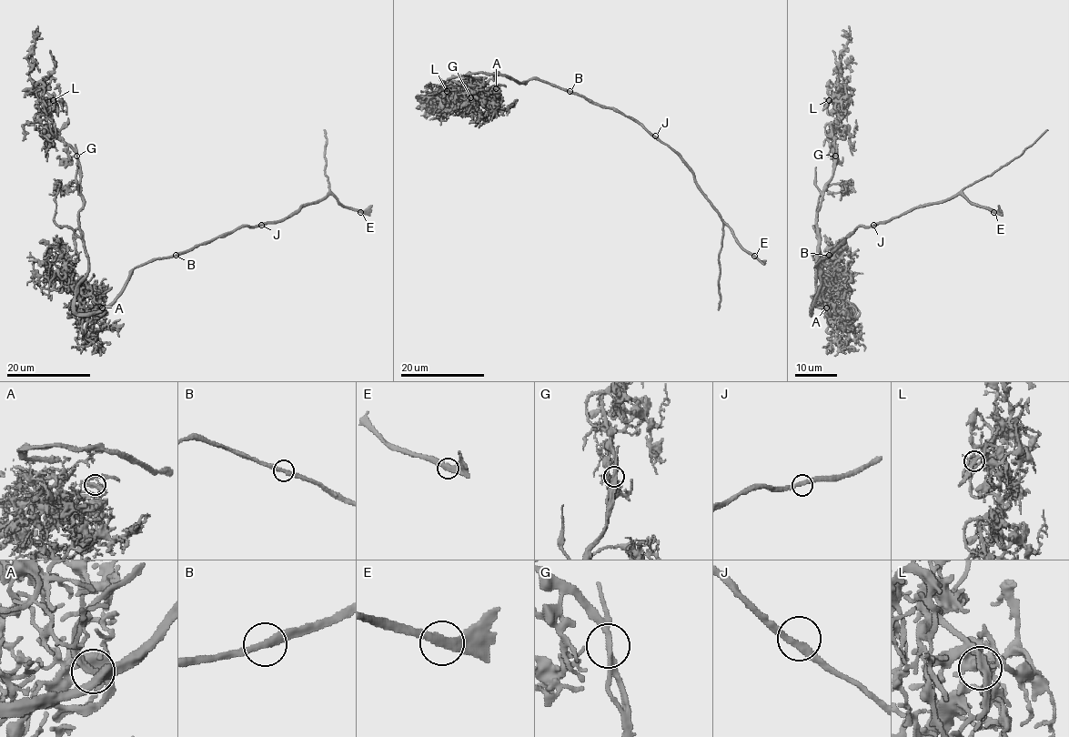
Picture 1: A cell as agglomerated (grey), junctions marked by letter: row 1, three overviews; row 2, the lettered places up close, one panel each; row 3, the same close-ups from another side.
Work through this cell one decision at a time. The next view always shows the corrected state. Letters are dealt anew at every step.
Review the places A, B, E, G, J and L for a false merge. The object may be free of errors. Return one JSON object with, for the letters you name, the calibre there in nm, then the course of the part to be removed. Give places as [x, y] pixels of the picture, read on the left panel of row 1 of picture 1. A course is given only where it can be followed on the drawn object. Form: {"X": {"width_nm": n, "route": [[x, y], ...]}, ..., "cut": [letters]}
{"cut": []}

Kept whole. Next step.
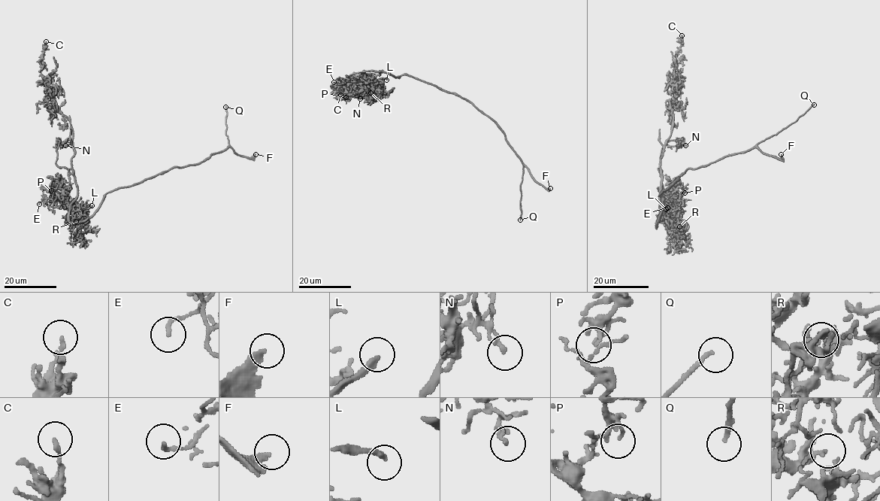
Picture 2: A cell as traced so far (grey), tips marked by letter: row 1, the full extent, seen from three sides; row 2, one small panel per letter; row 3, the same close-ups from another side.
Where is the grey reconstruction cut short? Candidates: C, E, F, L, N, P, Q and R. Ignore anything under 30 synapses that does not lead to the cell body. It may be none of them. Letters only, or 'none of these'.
F, Q

